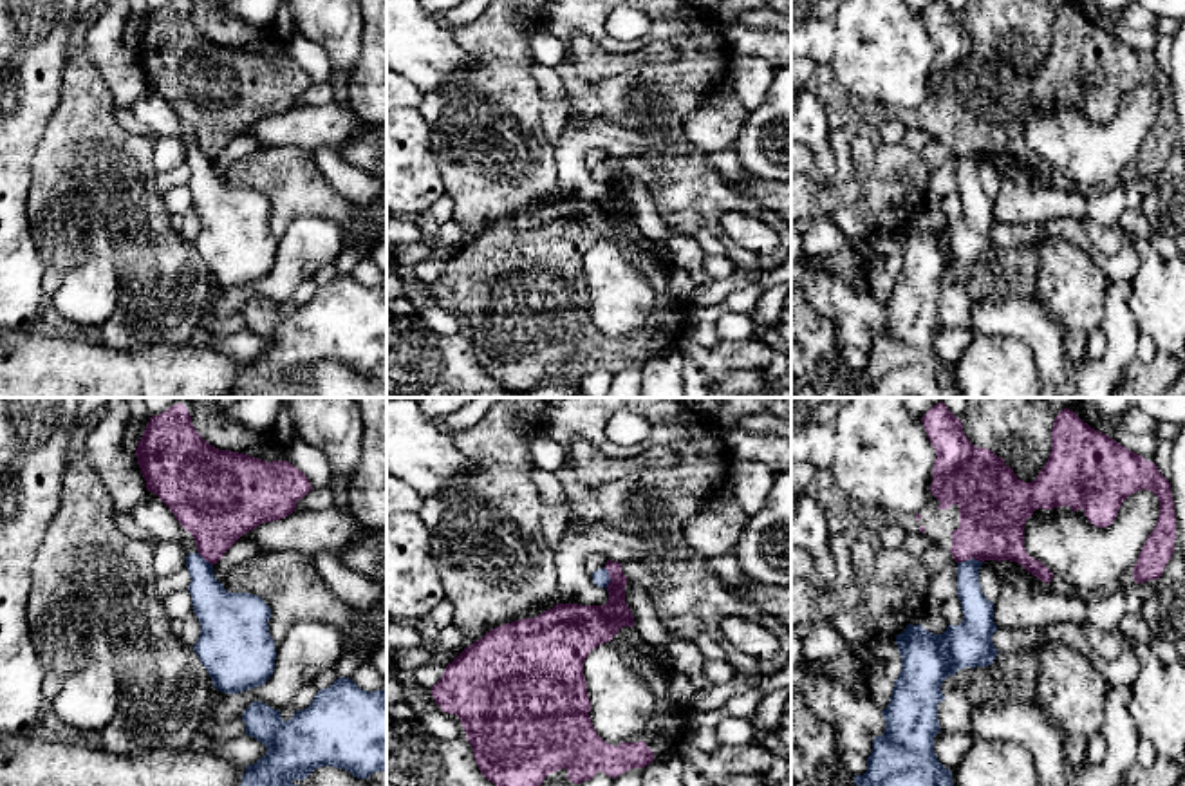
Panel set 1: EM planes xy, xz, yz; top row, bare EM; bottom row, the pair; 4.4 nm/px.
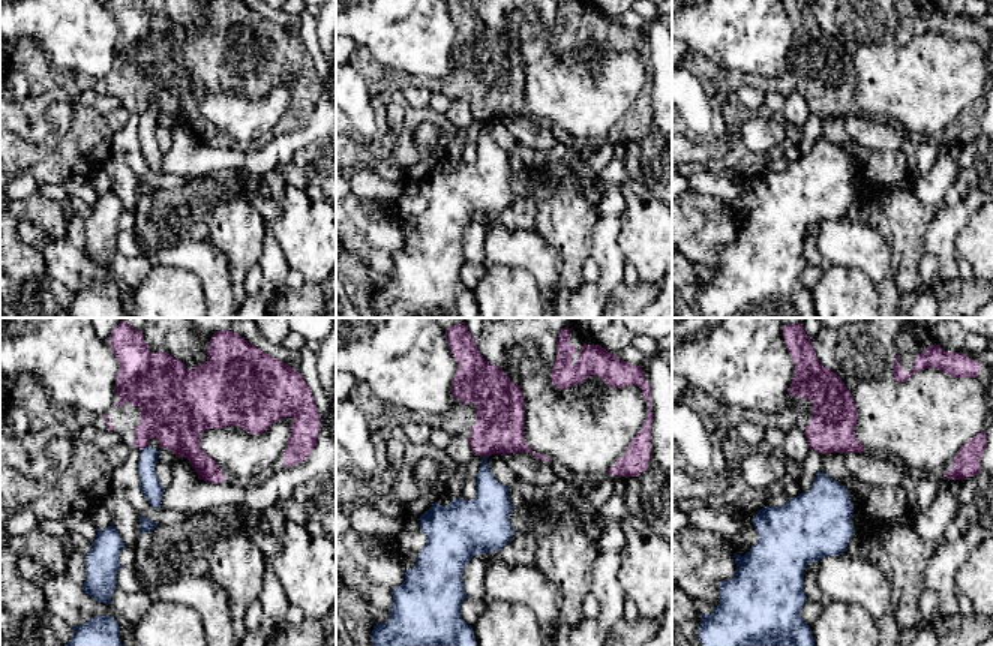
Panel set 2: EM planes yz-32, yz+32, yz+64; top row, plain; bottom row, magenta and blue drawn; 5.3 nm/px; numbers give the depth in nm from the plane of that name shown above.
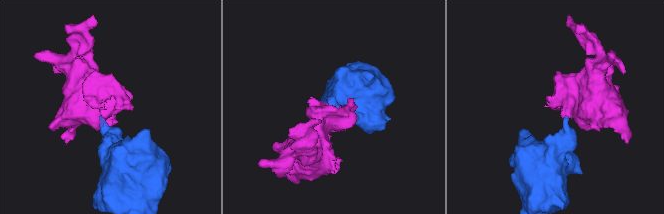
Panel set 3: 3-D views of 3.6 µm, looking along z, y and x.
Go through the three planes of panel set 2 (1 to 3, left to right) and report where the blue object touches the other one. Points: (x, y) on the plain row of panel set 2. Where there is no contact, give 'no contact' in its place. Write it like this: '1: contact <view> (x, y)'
1: no contact
2: contact yz+32 (485, 120)
3: no contact

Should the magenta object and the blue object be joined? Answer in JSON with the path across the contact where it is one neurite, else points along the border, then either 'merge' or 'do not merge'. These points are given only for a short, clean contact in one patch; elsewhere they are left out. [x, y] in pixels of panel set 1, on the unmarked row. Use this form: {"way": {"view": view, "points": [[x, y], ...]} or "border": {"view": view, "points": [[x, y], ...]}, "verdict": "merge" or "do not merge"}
{"border": {"view": "yz", "points": [[981, 156], [969, 154], [958, 159]]}, "verdict": "do not merge"}

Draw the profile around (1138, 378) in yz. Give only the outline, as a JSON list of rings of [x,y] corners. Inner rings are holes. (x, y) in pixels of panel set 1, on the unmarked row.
[[[1156,352],[1151,361],[1133,358],[1124,367],[1111,398],[1163,398],[1180,372],[1181,361],[1171,354]]]

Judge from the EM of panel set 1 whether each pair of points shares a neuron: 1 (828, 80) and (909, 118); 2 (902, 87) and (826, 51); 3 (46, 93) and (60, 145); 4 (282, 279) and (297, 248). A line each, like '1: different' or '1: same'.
1: same
2: same
3: different
4: same

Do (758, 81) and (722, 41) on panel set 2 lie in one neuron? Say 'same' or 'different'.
different

